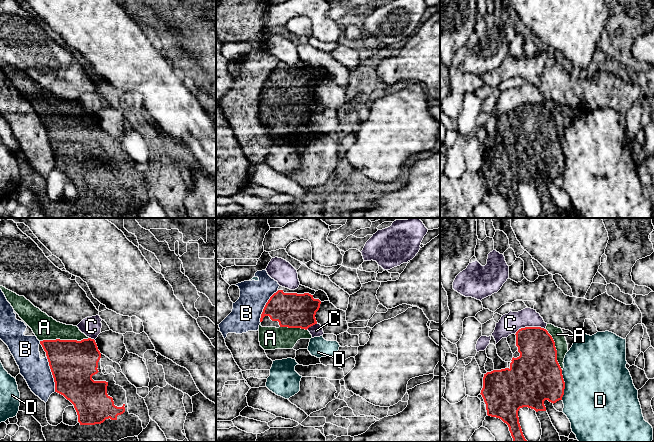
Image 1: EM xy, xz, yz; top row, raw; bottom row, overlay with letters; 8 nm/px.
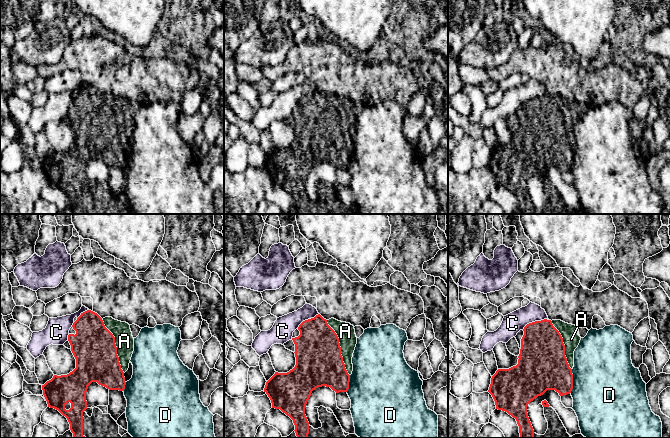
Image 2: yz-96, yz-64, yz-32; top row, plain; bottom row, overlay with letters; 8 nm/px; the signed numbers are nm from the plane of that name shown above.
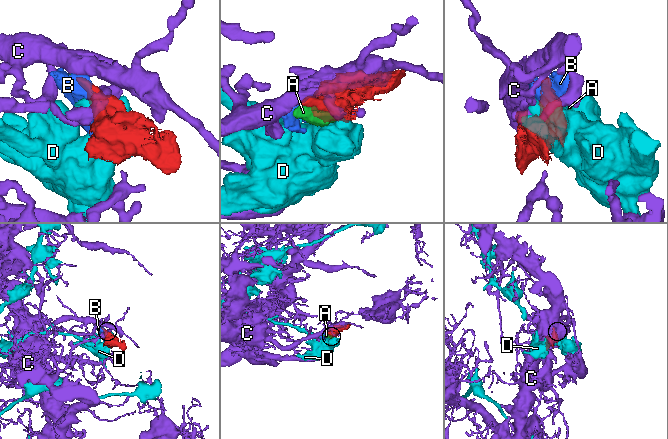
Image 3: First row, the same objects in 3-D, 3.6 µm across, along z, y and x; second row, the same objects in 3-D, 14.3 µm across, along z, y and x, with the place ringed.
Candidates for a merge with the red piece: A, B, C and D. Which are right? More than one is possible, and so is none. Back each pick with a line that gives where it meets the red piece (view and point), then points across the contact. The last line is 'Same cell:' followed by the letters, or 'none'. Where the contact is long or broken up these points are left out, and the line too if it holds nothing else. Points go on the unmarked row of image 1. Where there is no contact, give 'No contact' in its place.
A: Touches red at xy (64, 116)
Same cell: A

